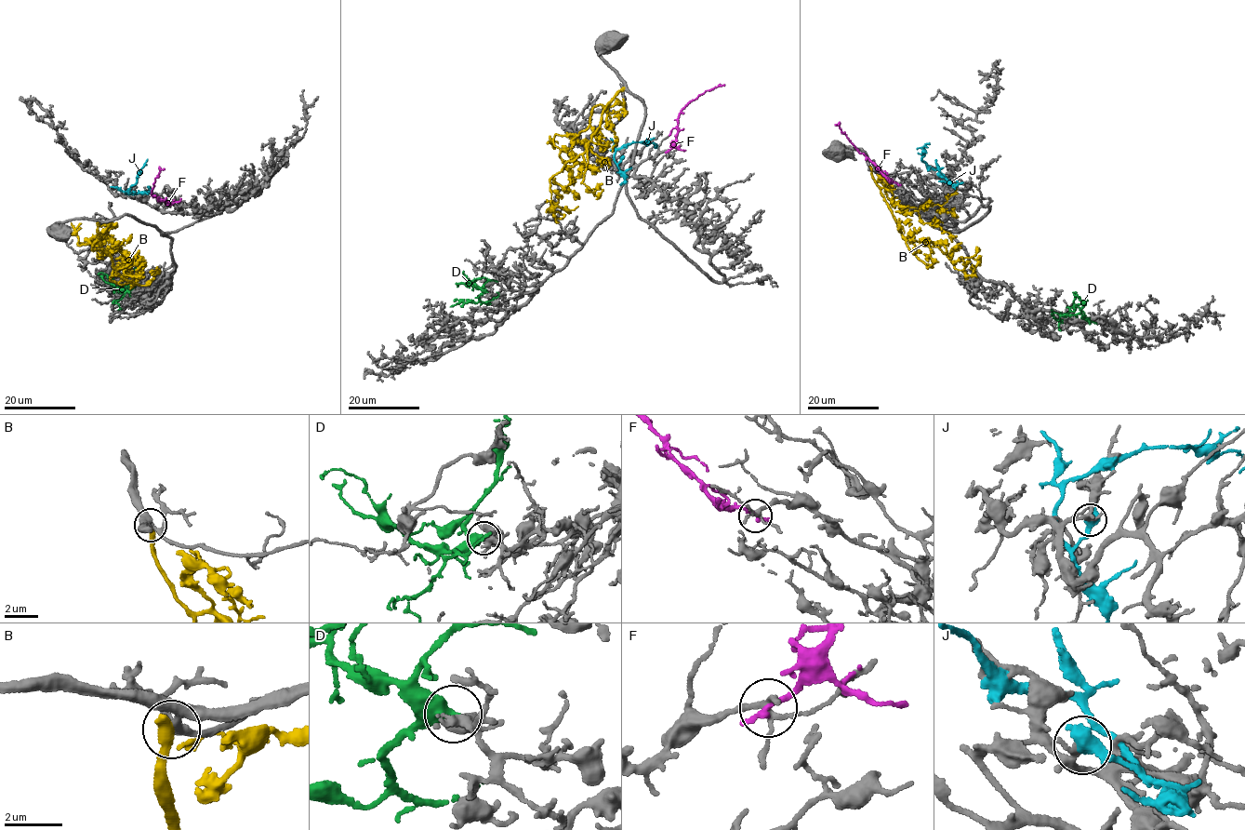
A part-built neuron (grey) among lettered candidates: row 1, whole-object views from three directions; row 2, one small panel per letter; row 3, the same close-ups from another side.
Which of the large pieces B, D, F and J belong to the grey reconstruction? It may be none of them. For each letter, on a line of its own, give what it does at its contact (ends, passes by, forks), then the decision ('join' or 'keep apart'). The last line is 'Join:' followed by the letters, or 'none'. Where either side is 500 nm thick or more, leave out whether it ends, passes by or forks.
B: it ends | keep apart
D: join
F: it ends | keep apart
J: keep apart
Join: D

